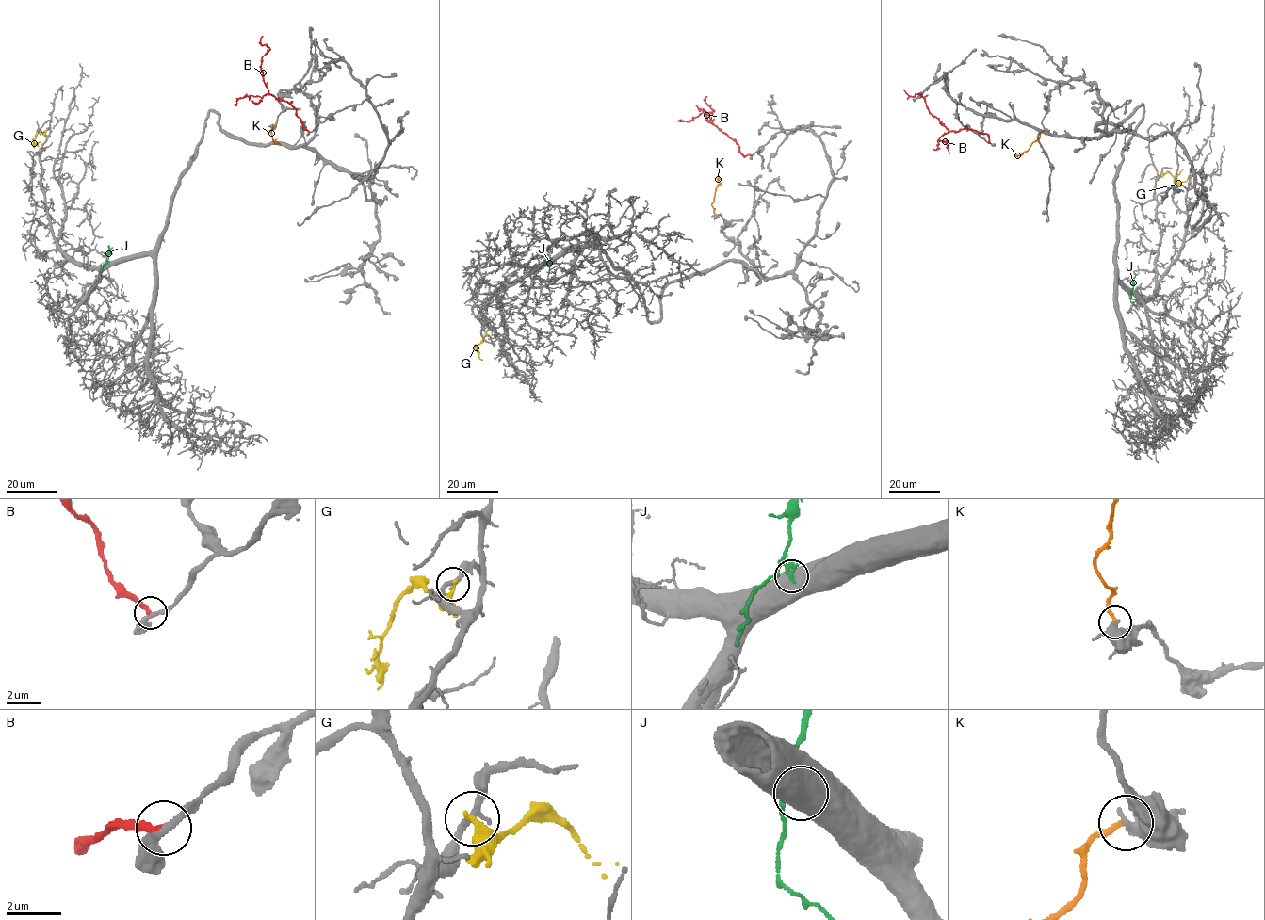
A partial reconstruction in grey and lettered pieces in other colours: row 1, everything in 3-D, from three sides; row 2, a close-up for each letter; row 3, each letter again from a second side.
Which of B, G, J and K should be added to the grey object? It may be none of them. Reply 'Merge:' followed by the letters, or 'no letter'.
Merge: no letter

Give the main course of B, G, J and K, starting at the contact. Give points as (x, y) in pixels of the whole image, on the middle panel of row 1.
B: (752, 155), (743, 155), (738, 143), (707, 121), (705, 113), (713, 110), (705, 102), (706, 96)
G: (487, 334), (476, 347), (482, 360)
J: (549, 259), (548, 270)
K: (714, 214), (712, 202), (720, 177)

